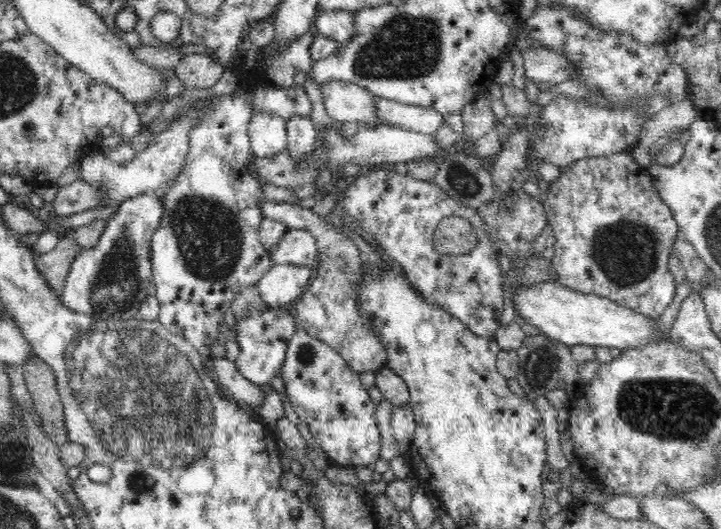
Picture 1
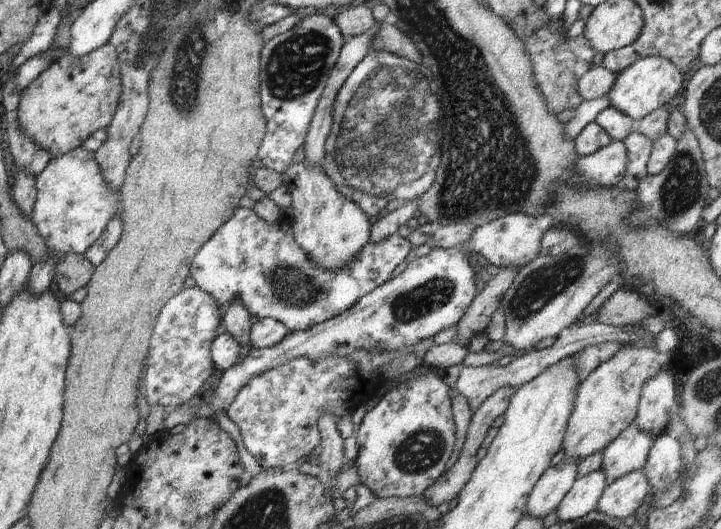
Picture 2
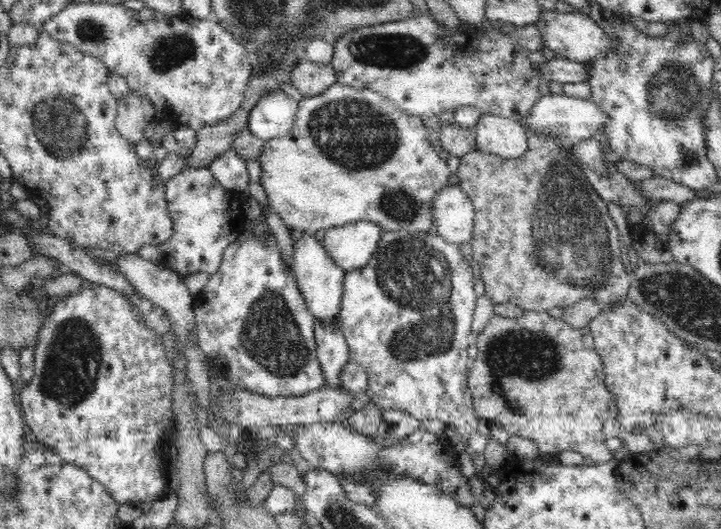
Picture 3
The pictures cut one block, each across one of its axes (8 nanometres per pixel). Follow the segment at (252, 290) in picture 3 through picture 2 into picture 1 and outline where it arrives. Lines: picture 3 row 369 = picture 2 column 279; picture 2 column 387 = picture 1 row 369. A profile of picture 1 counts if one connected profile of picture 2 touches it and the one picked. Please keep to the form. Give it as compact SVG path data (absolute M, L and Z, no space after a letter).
M263 302L257 312L252 312L235 324L235 338L240 347L235 360L238 371L256 385L268 384L274 376L280 376L288 352L288 342L296 334L297 328L292 308L276 309Z

